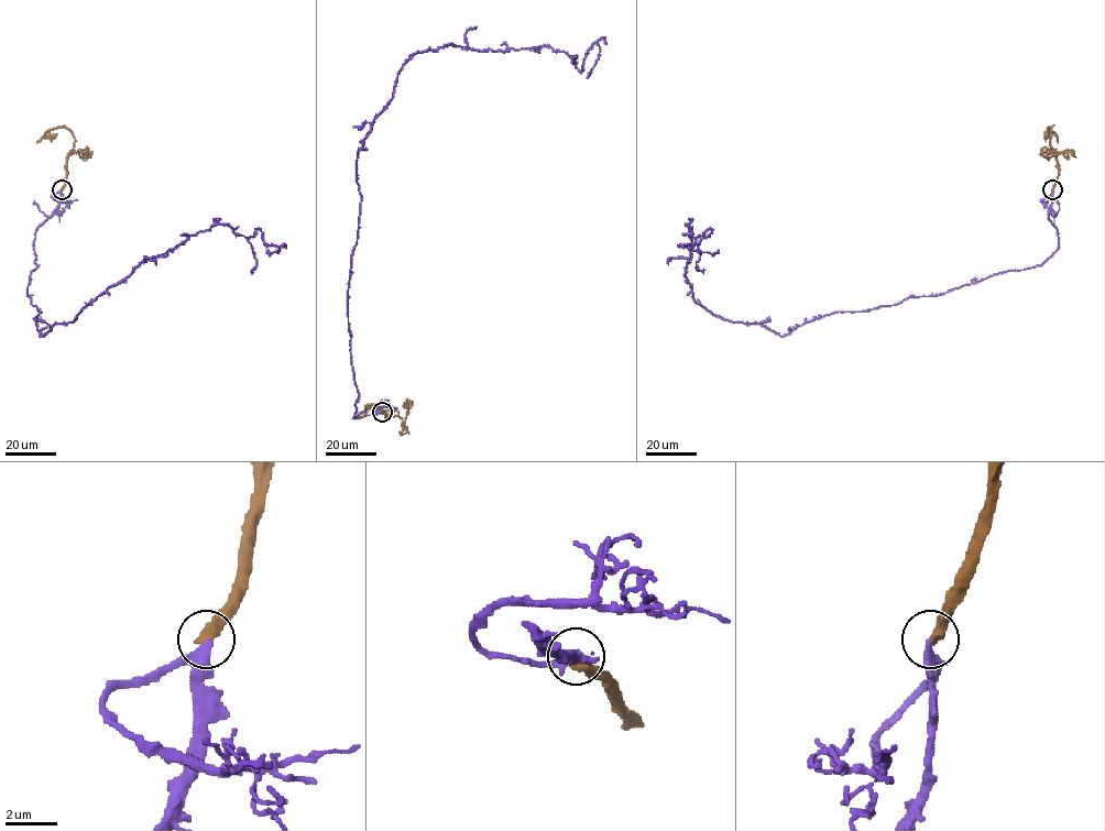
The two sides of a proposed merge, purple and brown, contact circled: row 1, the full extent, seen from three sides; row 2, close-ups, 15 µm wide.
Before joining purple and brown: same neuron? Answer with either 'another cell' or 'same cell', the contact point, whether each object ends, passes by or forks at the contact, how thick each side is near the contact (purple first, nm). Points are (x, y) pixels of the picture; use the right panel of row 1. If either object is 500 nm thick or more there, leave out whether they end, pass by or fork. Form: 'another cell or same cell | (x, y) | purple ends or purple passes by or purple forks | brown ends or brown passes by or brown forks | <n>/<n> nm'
same cell | (1052, 189) | purple passes by | brown ends | 240/440 nm

